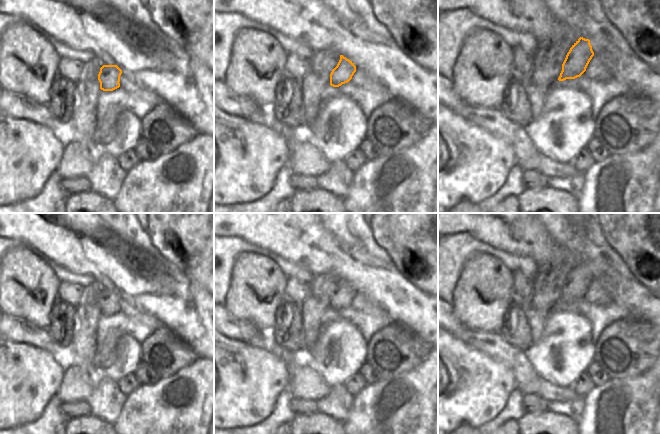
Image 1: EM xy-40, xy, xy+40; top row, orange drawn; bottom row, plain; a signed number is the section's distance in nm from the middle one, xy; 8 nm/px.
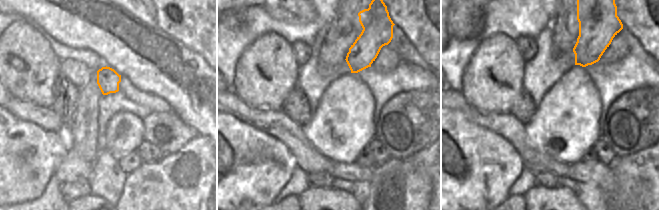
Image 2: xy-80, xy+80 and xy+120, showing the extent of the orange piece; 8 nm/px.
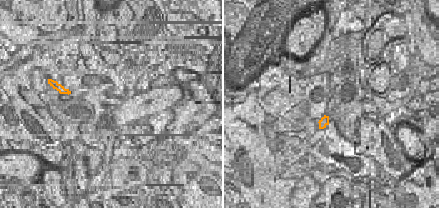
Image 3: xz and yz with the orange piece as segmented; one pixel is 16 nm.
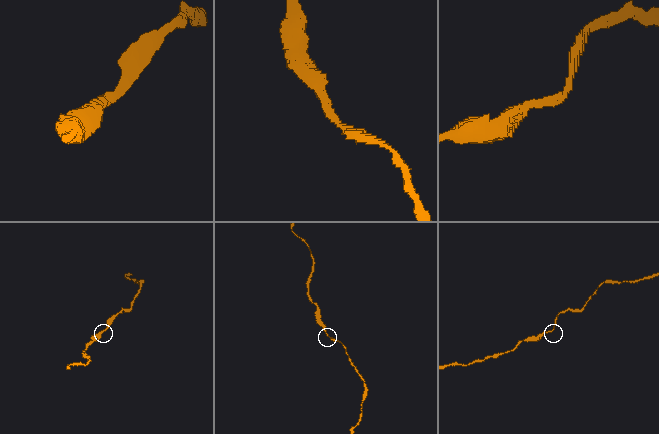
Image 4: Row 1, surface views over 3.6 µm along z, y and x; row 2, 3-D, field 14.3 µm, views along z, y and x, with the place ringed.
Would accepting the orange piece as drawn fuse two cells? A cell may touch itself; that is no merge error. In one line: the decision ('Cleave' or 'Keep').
Keep.

